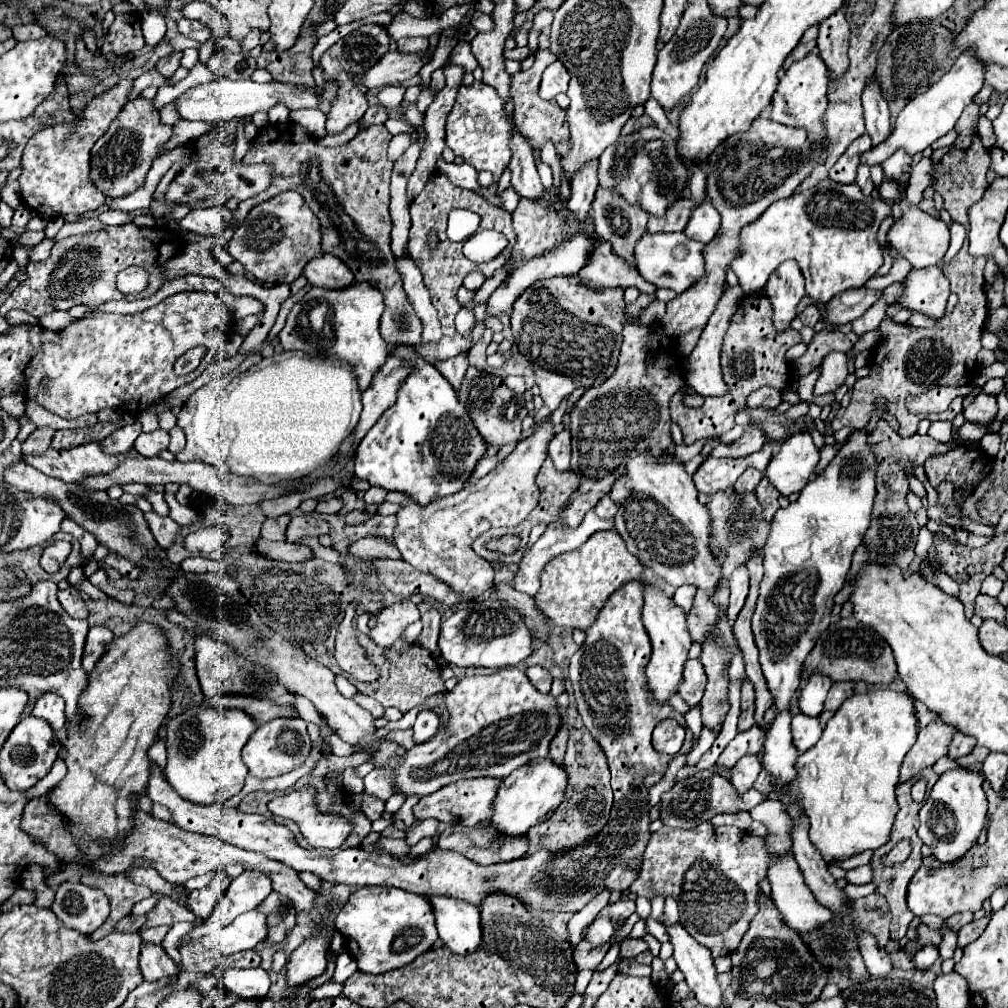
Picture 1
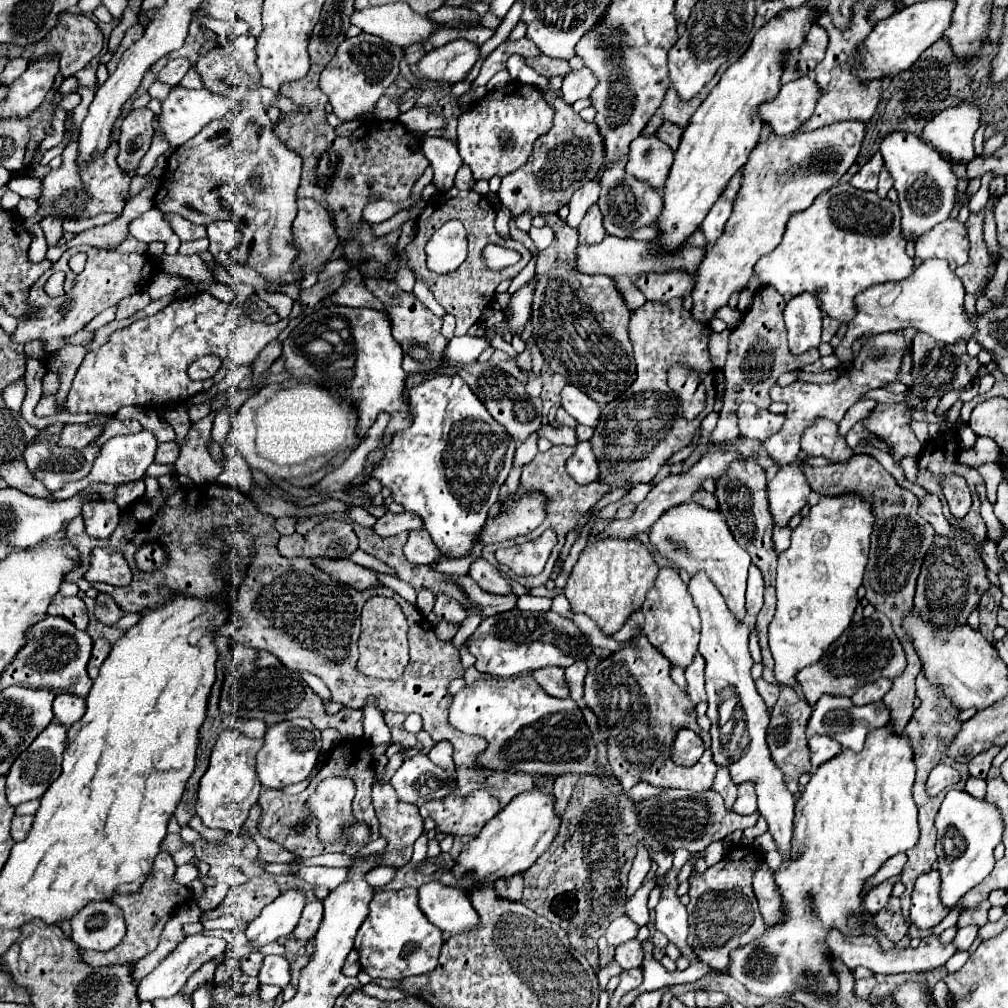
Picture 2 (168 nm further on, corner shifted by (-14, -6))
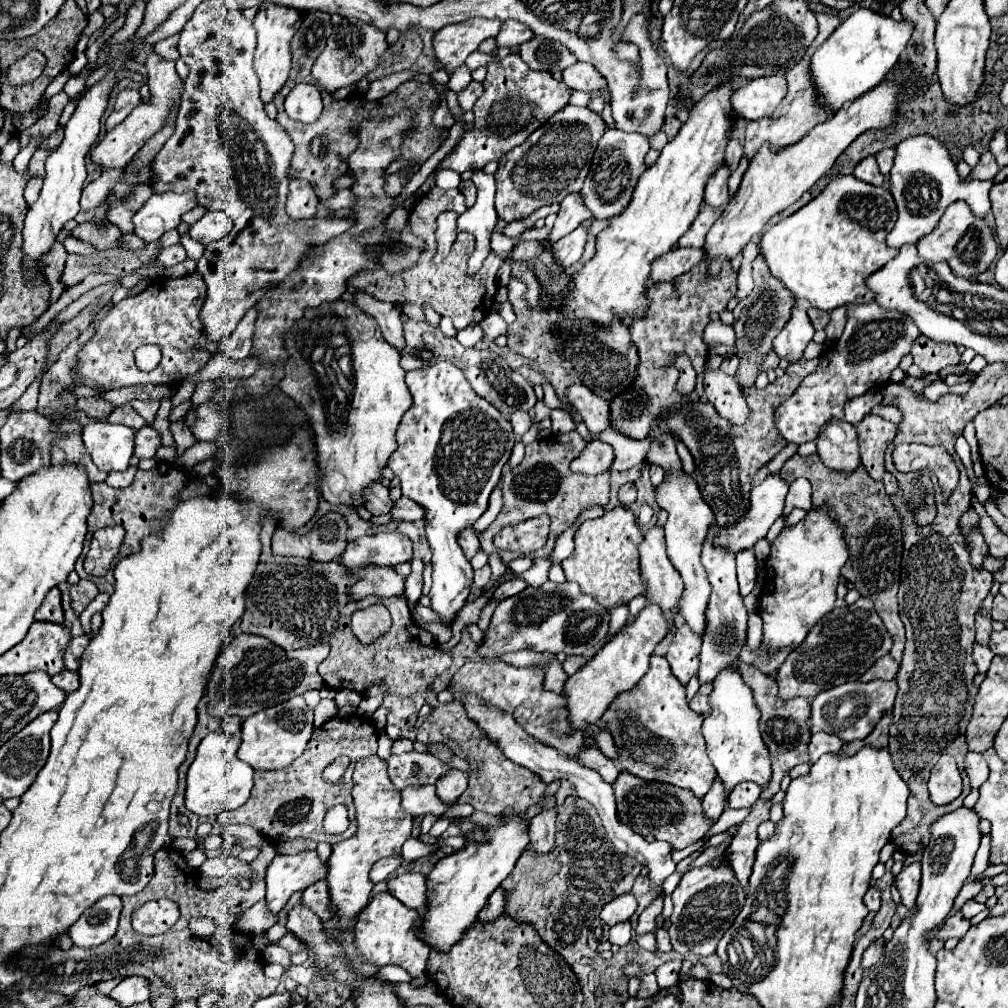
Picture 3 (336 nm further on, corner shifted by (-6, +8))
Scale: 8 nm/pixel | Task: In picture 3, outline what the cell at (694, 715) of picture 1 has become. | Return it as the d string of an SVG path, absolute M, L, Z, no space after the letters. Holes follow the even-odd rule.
M716 525L710 527L708 537L704 541L704 549L702 549L702 565L708 573L712 593L710 593L710 599L706 605L706 629L702 635L702 649L698 653L700 683L714 681L722 669L726 669L728 665L734 665L738 661L740 651L746 645L746 629L748 629L748 613L746 613L746 607L742 603L742 595L738 593L734 553L728 553L724 549L716 549L712 545L714 537L716 537Z

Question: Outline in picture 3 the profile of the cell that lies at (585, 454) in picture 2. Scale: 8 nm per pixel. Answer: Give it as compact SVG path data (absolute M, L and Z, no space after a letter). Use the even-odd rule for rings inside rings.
M592 441L580 453L578 461L572 461L572 471L586 473L586 475L598 475L598 473L610 471L612 461L614 461L614 449L608 443Z

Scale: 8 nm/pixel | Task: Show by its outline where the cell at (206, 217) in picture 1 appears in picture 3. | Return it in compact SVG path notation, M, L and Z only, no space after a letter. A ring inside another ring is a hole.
M208 211L196 225L190 227L190 237L202 245L208 245L212 241L224 239L234 227L232 217L224 211Z

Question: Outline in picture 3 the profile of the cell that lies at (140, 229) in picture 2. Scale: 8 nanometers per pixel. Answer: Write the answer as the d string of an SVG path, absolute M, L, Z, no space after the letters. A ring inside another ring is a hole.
M190 189L184 193L154 193L134 215L134 231L148 243L158 241L166 231L176 229L182 221L182 215L194 209L196 203L196 193Z

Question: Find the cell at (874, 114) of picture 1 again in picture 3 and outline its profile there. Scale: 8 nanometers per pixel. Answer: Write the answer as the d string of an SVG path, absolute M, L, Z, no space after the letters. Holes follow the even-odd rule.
M918 135L902 141L896 147L896 159L894 167L890 171L890 185L888 191L892 193L896 207L898 207L898 221L892 233L888 235L886 243L894 249L900 249L906 243L916 245L922 237L932 233L944 215L946 207L958 199L966 201L972 207L972 213L978 217L986 217L990 211L990 201L988 201L988 191L994 185L994 179L978 181L976 185L970 185L956 175L956 165L948 153L948 149L934 137L930 135Z

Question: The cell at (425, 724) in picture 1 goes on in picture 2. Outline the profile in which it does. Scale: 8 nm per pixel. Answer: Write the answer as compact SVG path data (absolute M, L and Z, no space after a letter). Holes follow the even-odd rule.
M440 741L440 743L436 743L436 745L430 749L428 757L430 757L436 765L444 767L446 771L454 771L454 761L452 761L452 743L448 743L448 741Z

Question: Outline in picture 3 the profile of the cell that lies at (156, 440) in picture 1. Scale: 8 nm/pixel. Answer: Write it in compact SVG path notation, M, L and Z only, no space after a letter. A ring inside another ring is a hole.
M152 427L138 429L134 435L134 455L138 459L152 459L160 447L160 435Z

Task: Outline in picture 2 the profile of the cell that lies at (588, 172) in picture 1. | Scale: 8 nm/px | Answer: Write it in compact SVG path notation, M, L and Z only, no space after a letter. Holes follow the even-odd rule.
M592 205L580 227L578 227L578 239L584 239L584 243L600 243L600 239L604 239L606 235L606 229L602 225L602 213L600 213L600 207L598 205Z

